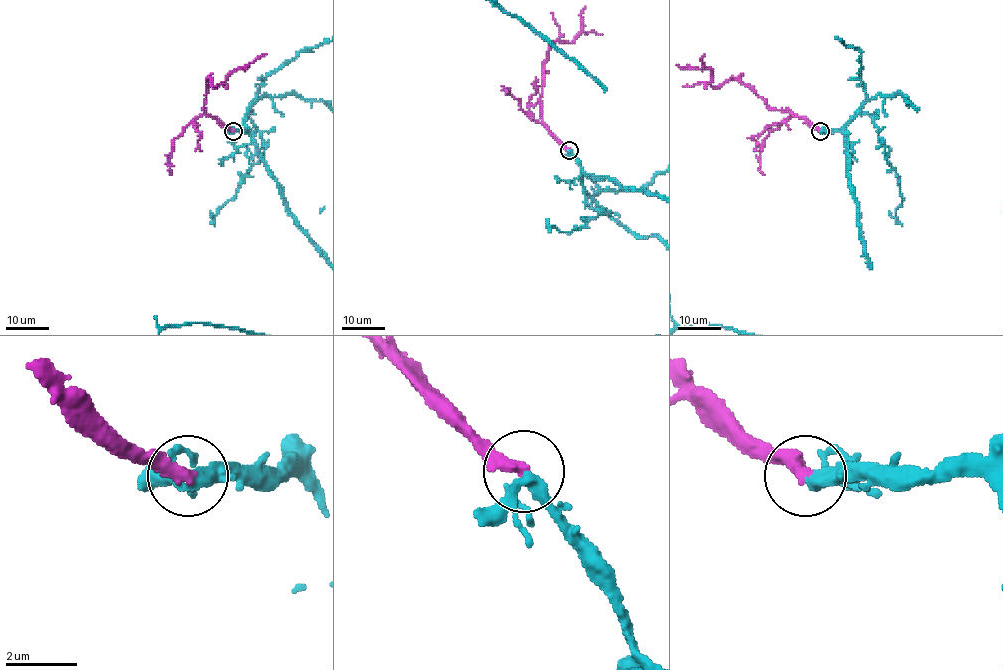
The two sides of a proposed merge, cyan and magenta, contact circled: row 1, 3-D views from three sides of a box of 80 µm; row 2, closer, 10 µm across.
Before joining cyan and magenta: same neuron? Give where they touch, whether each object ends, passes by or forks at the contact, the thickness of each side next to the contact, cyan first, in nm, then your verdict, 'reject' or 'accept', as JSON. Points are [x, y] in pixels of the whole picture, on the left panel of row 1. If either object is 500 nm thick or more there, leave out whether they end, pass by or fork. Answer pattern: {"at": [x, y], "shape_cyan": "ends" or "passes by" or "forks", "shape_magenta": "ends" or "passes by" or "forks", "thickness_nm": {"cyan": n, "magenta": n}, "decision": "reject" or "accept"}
{"at": [233, 131], "shape_cyan": "forks", "shape_magenta": "ends", "thickness_nm": {"cyan": 240, "magenta": 360}, "decision": "accept"}

